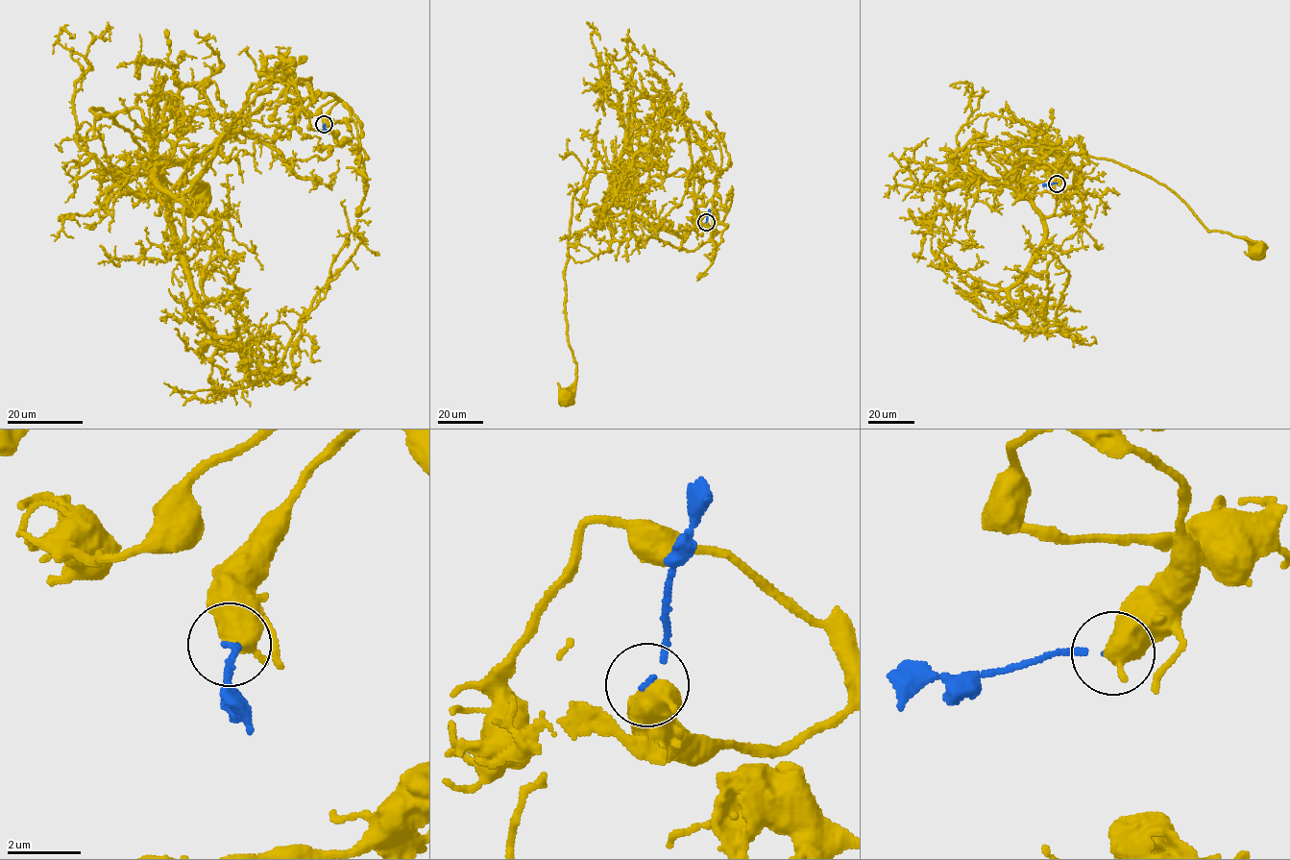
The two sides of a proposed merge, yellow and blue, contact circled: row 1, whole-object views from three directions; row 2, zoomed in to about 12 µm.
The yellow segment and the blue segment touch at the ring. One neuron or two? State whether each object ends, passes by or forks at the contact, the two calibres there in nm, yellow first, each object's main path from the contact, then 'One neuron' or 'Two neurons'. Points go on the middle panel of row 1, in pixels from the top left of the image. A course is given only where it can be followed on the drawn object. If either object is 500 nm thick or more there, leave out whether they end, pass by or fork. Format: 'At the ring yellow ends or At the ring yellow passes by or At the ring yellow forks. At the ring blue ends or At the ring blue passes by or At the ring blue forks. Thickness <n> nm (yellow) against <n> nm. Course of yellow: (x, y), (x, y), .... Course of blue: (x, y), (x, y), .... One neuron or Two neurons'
Thickness 700 nm (yellow) against 120 nm. Course of yellow: (706, 222), (718, 223), (715, 206), (683, 169), (615, 163), (573, 196), (564, 304), (576, 371), (566, 396). Course of blue: (706, 222), (709, 209). Two neurons

